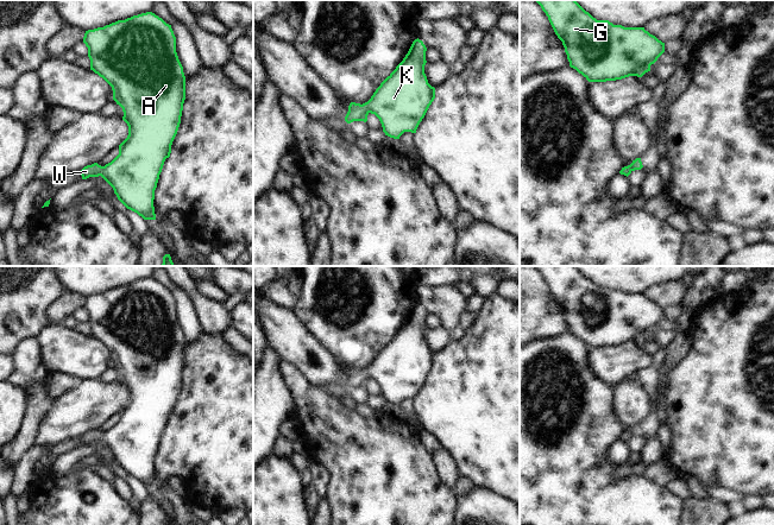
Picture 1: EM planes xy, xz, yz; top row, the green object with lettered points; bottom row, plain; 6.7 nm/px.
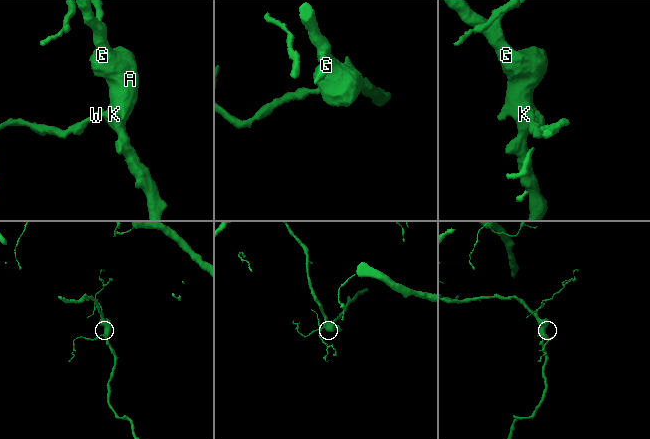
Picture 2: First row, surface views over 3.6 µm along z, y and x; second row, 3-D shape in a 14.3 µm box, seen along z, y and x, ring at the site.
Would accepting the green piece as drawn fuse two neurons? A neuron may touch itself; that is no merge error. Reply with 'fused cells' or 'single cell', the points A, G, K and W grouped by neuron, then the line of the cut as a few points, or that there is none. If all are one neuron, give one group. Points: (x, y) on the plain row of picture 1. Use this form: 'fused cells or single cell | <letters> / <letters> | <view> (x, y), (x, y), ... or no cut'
single cell | A G K W | no cut

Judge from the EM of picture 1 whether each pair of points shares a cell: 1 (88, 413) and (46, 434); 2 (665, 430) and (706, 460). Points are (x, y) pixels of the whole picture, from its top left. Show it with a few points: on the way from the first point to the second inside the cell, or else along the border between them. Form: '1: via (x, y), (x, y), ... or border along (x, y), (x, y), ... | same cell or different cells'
1: via (77, 413), (71, 413), (57, 424) | same cell
2: border along (666, 421), (671, 429), (671, 447) | different cells

